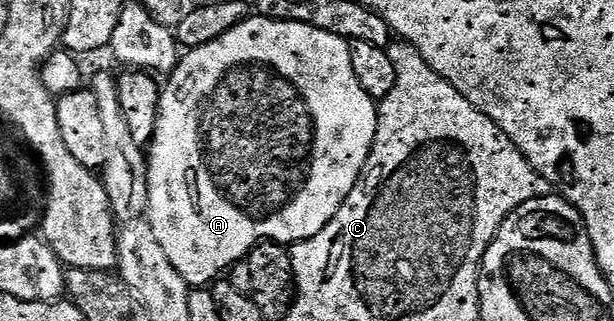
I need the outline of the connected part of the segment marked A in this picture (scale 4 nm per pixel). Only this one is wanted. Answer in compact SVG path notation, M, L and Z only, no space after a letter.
M250 17L242 21L239 25L235 25L235 29L223 33L223 35L215 41L211 41L202 47L186 50L184 54L180 56L176 69L172 71L168 79L169 84L167 84L166 87L164 84L164 86L160 88L161 104L157 106L157 124L153 130L153 138L147 147L147 150L149 150L149 173L147 169L147 181L149 177L149 212L147 212L147 218L151 229L155 233L155 241L159 241L159 245L163 245L163 253L167 253L167 261L171 261L171 265L175 265L175 269L185 278L190 288L201 289L206 285L212 284L218 277L224 276L234 263L242 262L242 260L248 256L249 252L259 243L266 241L272 241L282 245L301 243L305 239L315 237L315 233L319 233L333 220L335 213L343 205L343 201L349 196L351 189L357 184L357 179L361 175L367 157L373 148L373 141L375 139L375 133L377 132L378 104L359 85L359 81L355 77L355 69L351 69L351 53L349 52L349 43L346 42L346 40L335 37L331 33L323 33L323 29L315 29L306 23L288 23L287 21L279 21L278 19Z

